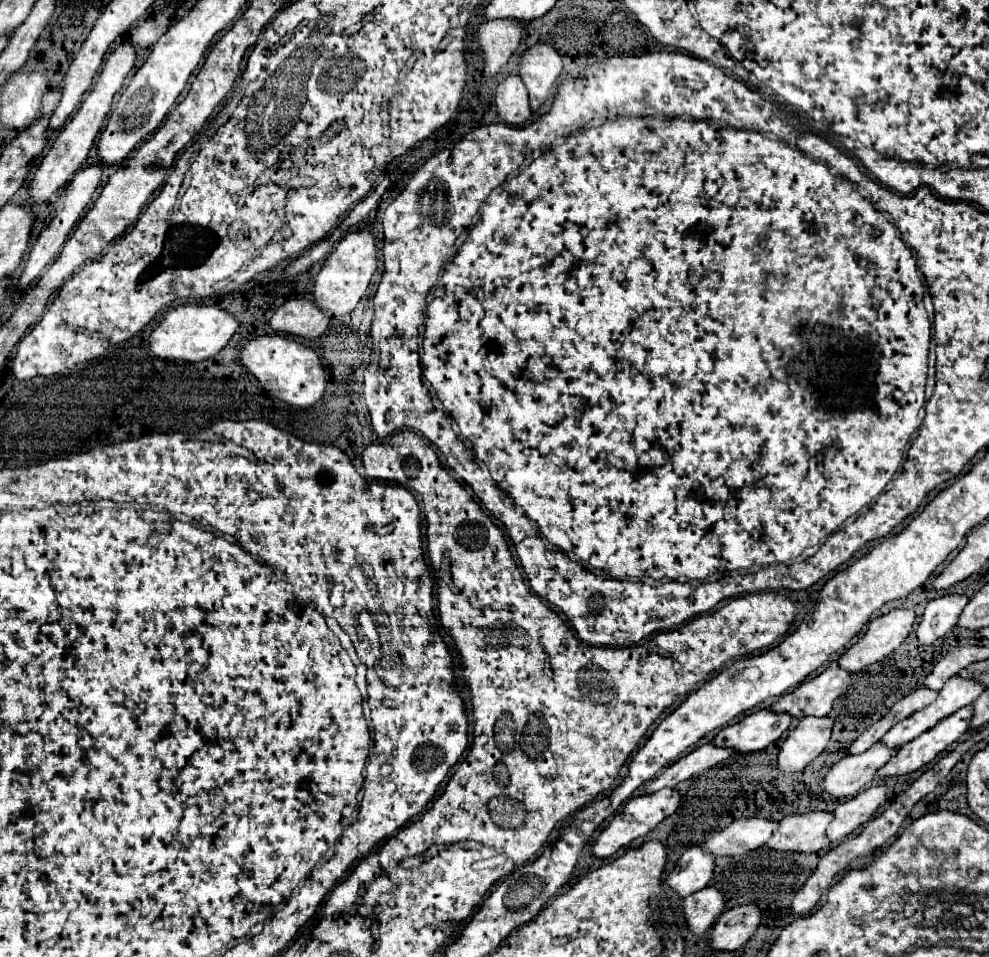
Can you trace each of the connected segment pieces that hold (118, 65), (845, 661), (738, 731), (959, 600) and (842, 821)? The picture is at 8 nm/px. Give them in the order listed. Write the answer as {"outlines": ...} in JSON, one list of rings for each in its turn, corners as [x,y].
{"outlines":[[[[121,43],[119,47],[115,47],[105,65],[103,65],[103,71],[97,79],[97,85],[93,87],[93,91],[87,95],[87,99],[81,103],[79,111],[71,117],[71,121],[67,121],[67,125],[59,131],[53,147],[49,149],[49,153],[45,155],[43,163],[39,165],[33,181],[29,183],[29,195],[31,199],[37,199],[37,201],[47,201],[57,189],[61,189],[85,163],[93,143],[95,143],[95,137],[97,133],[101,131],[103,127],[103,121],[111,109],[111,103],[113,103],[113,97],[115,93],[121,91],[121,87],[125,85],[125,79],[127,75],[135,69],[137,65],[137,51],[131,43]]],[[[893,609],[887,615],[873,619],[863,637],[837,659],[839,667],[849,673],[857,673],[869,667],[871,663],[881,661],[907,639],[913,627],[915,627],[913,609]]],[[[769,709],[757,711],[743,721],[725,727],[717,733],[713,743],[717,747],[727,747],[737,755],[755,753],[767,749],[771,743],[781,739],[781,735],[789,729],[791,717],[771,713]]],[[[947,595],[929,601],[923,611],[923,619],[915,631],[919,643],[931,645],[943,635],[947,635],[957,625],[957,619],[965,605],[967,605],[967,597],[963,595]]],[[[875,785],[861,791],[857,797],[837,805],[837,809],[833,811],[833,821],[827,827],[827,837],[833,843],[841,841],[849,833],[853,833],[857,827],[867,823],[885,801],[887,801],[885,785],[879,785],[879,787]]]]}

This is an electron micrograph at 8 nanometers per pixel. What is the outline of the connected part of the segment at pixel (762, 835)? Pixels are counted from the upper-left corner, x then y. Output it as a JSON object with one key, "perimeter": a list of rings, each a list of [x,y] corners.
{"perimeter":[[[739,819],[733,821],[723,831],[715,833],[711,839],[707,839],[701,849],[705,853],[711,853],[713,857],[735,857],[749,853],[761,845],[767,843],[767,839],[777,829],[777,821],[767,819]]]}

